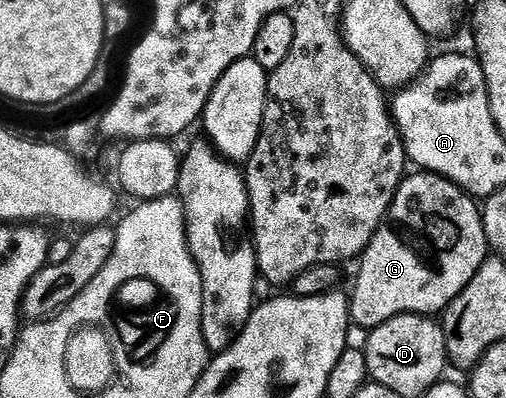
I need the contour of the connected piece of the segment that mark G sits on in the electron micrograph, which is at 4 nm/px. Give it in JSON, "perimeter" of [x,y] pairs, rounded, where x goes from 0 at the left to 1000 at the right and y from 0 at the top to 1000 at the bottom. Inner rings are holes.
{"perimeter":[[[816,430],[785,472],[767,540],[767,553],[777,555],[777,575],[767,575],[767,563],[755,560],[709,648],[713,668],[706,676],[706,709],[690,746],[696,814],[735,832],[791,786],[870,789],[872,746],[864,746],[864,756],[824,756],[824,726],[840,736],[840,726],[848,726],[840,706],[848,706],[848,696],[864,696],[864,716],[856,716],[864,736],[887,736],[887,726],[905,726],[911,736],[915,721],[939,701],[939,681],[947,681],[947,668],[935,646],[943,646],[951,626],[968,633],[964,606],[951,616],[951,583],[958,578],[958,565],[955,558],[943,565],[951,525],[935,535],[935,525],[927,525],[927,515],[919,515],[919,505],[911,505],[895,475],[887,475],[887,485],[872,475],[872,485],[856,495],[856,535],[864,535],[864,565],[872,565],[872,555],[879,555],[879,565],[872,565],[872,585],[864,585],[872,606],[864,606],[864,646],[856,646],[856,676],[824,686],[832,646],[824,646],[824,616],[816,616],[816,606],[824,606],[824,595],[816,595],[816,585],[824,585],[824,525],[816,525],[816,505],[824,505],[824,495],[816,495],[816,455],[864,455],[868,445],[864,435]]]}

